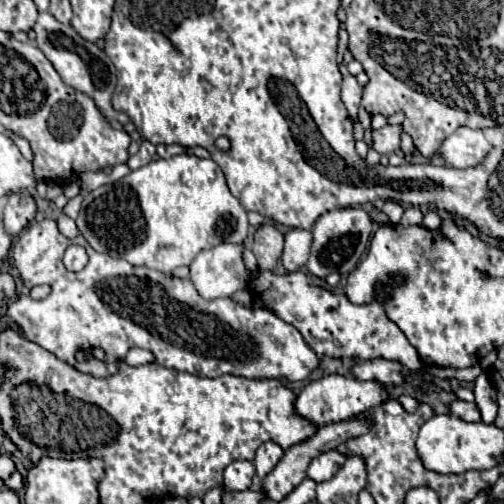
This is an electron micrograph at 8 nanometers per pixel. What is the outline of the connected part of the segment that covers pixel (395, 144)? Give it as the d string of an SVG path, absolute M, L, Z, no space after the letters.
M387 125L379 131L373 131L373 149L381 155L393 153L395 149L399 149L401 133L403 133L401 125Z

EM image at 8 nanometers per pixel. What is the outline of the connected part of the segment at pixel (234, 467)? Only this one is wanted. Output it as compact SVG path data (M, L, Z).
M233 461L223 475L227 491L245 491L255 481L255 467L251 461Z

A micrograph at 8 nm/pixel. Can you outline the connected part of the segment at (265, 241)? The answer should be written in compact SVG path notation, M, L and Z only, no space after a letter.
M271 223L261 225L253 237L253 249L251 251L257 257L259 269L273 271L279 257L281 257L281 251L283 251L283 233Z

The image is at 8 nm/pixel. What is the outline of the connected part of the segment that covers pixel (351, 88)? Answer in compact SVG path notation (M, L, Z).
M347 75L343 79L343 93L341 93L341 97L343 97L343 103L345 103L345 107L347 107L347 111L349 111L349 115L353 119L357 117L357 109L361 105L361 93L363 93L363 89L355 81L355 77Z

